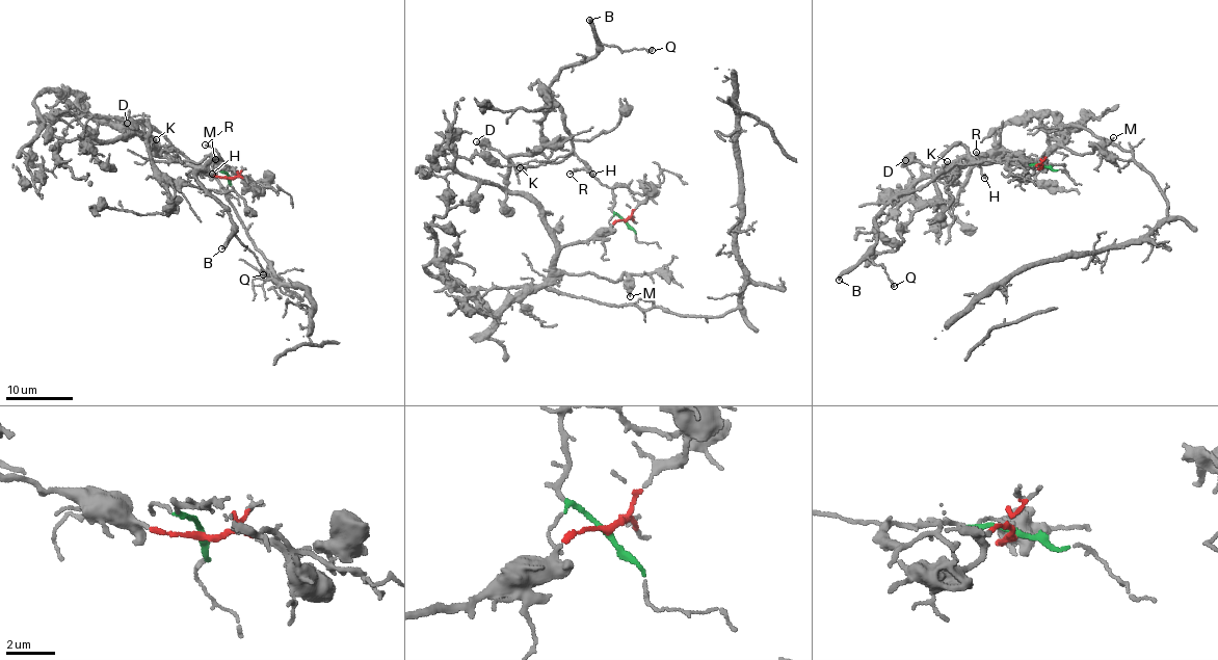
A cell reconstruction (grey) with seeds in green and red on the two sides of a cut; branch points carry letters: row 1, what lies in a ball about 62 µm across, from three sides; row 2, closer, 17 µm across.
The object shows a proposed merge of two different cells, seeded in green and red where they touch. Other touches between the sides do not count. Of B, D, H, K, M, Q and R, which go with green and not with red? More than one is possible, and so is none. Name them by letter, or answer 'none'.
B, H, K, Q, R

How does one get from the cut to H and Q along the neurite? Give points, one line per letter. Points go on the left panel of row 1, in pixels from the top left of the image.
H: (229, 177), (222, 170), (231, 167), (220, 158), (211, 166), (211, 174)
Q: (229, 177), (222, 170), (231, 167), (213, 155), (196, 178), (230, 215), (235, 235), (249, 247), (264, 274)

